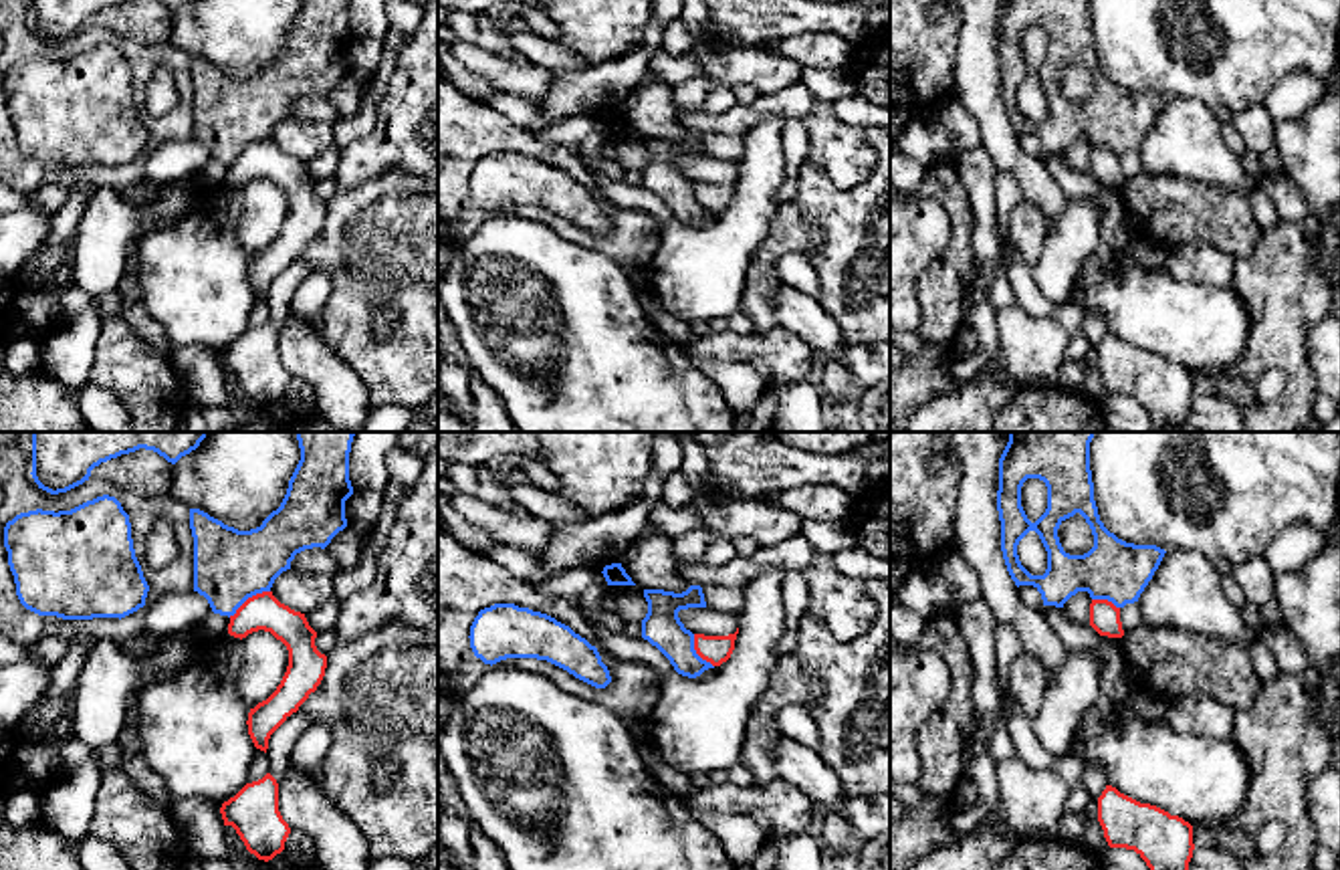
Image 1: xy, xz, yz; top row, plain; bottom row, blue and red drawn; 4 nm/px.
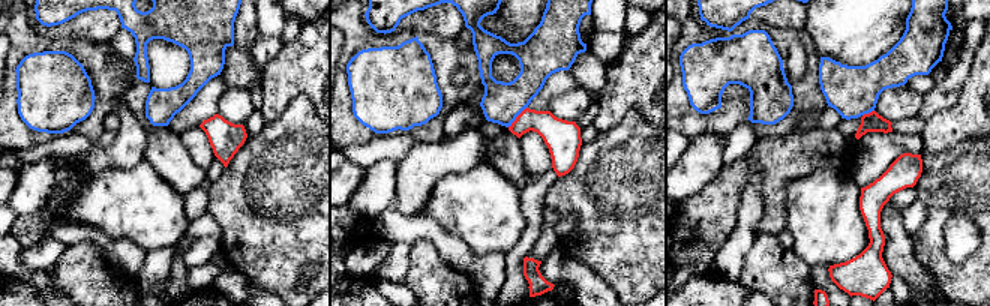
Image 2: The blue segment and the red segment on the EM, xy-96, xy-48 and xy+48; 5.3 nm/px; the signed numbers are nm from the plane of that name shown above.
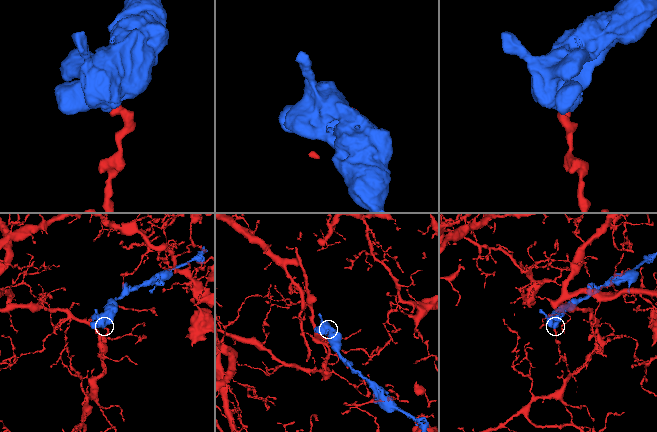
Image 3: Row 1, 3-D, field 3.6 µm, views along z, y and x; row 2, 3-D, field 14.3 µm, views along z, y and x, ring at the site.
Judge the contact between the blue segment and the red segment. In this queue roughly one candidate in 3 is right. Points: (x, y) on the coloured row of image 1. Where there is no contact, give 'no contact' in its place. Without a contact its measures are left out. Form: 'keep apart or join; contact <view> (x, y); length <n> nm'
keep apart; contact xy (249, 596); length 200 nm

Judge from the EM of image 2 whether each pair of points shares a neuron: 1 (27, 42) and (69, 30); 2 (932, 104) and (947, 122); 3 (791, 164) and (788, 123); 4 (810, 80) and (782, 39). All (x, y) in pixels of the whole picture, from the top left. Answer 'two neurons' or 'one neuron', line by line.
1: two neurons
2: two neurons
3: two neurons
4: one neuron

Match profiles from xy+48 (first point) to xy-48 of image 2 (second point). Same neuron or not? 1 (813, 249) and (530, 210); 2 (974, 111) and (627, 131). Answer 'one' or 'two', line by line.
1: two
2: two

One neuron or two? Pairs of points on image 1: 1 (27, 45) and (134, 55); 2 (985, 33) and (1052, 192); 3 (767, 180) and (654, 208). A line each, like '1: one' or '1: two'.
1: one
2: one
3: one

